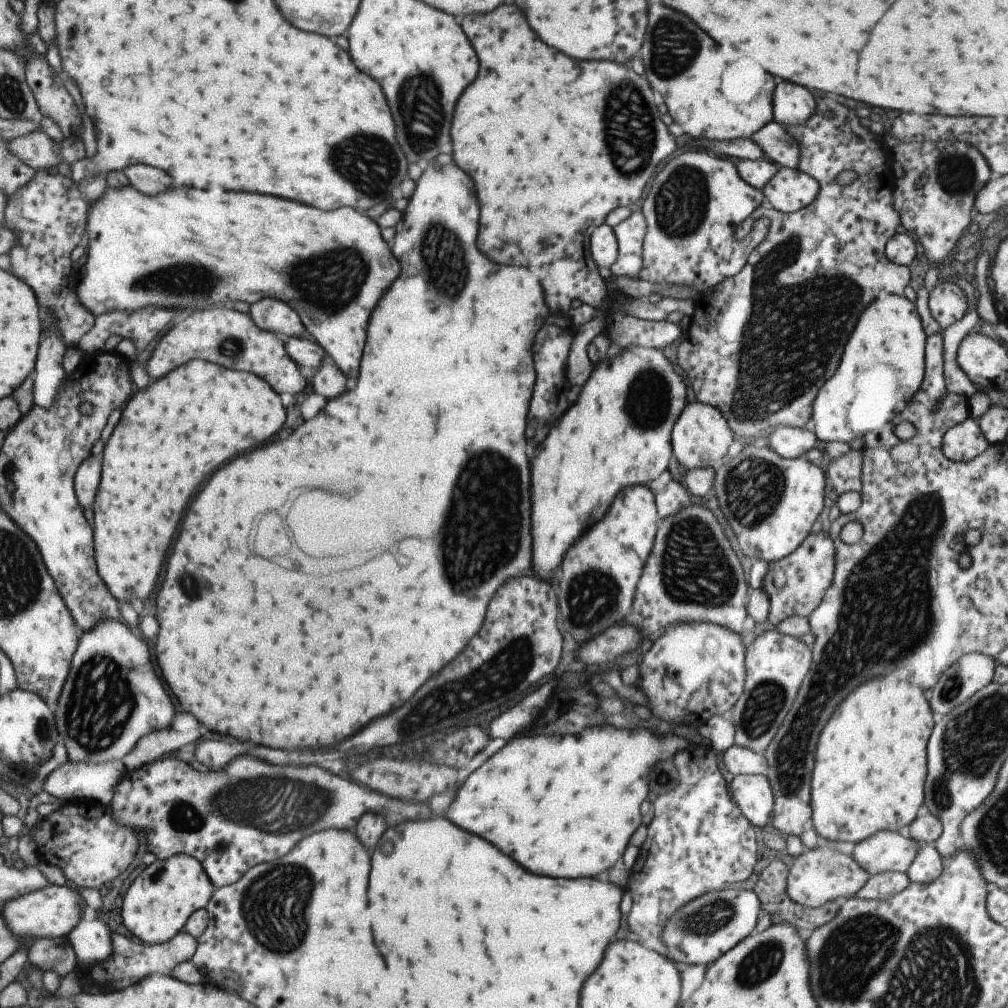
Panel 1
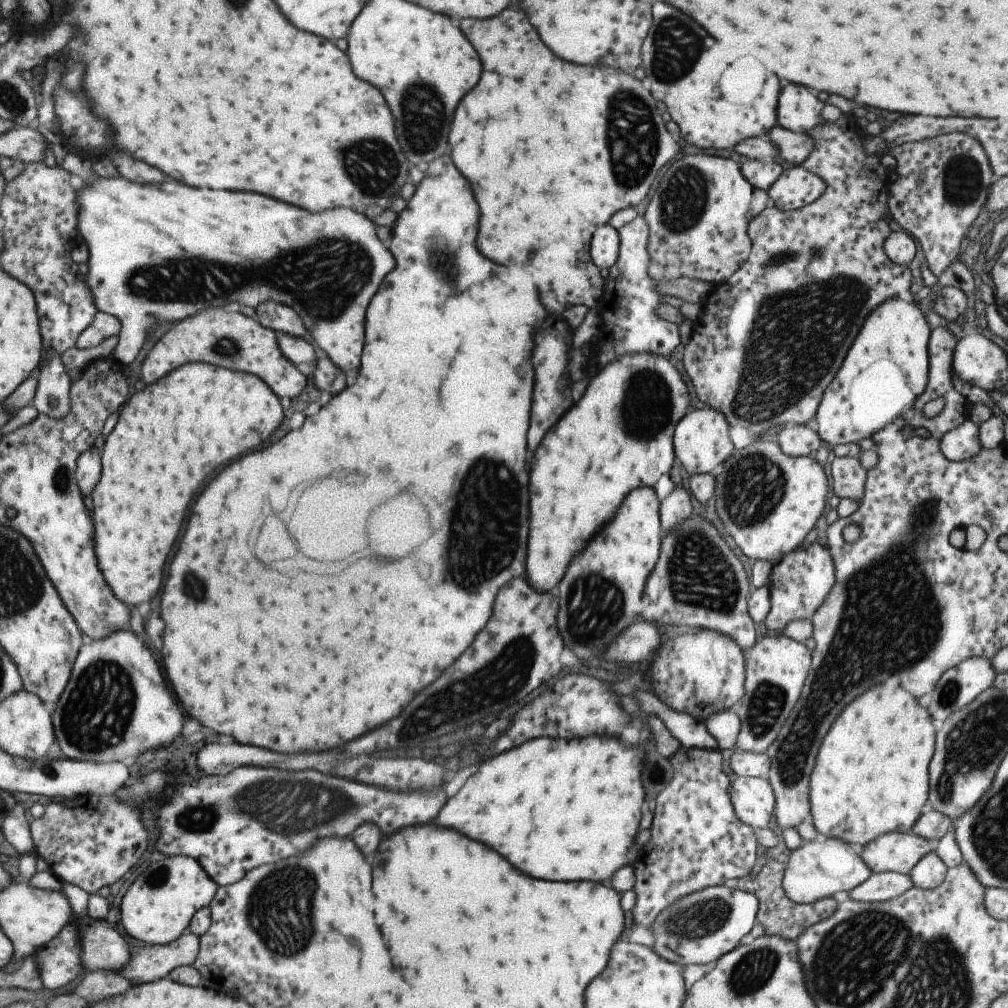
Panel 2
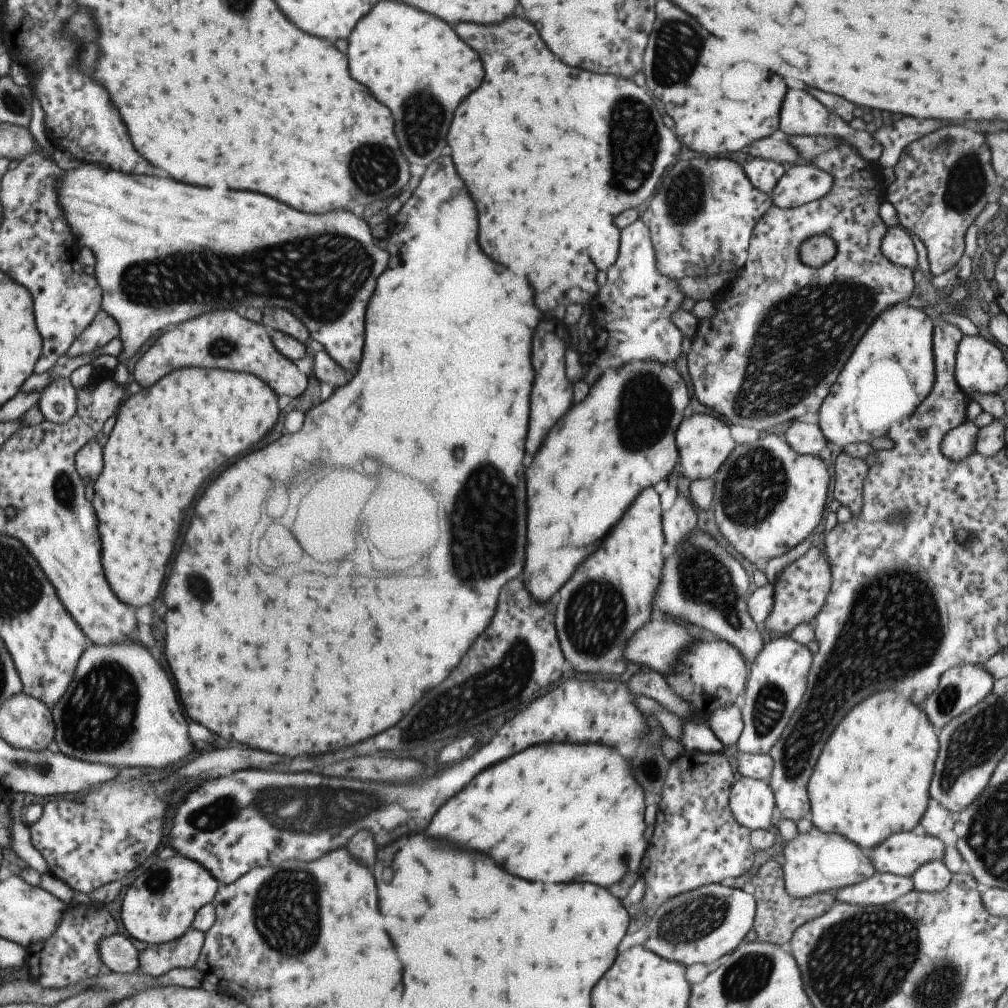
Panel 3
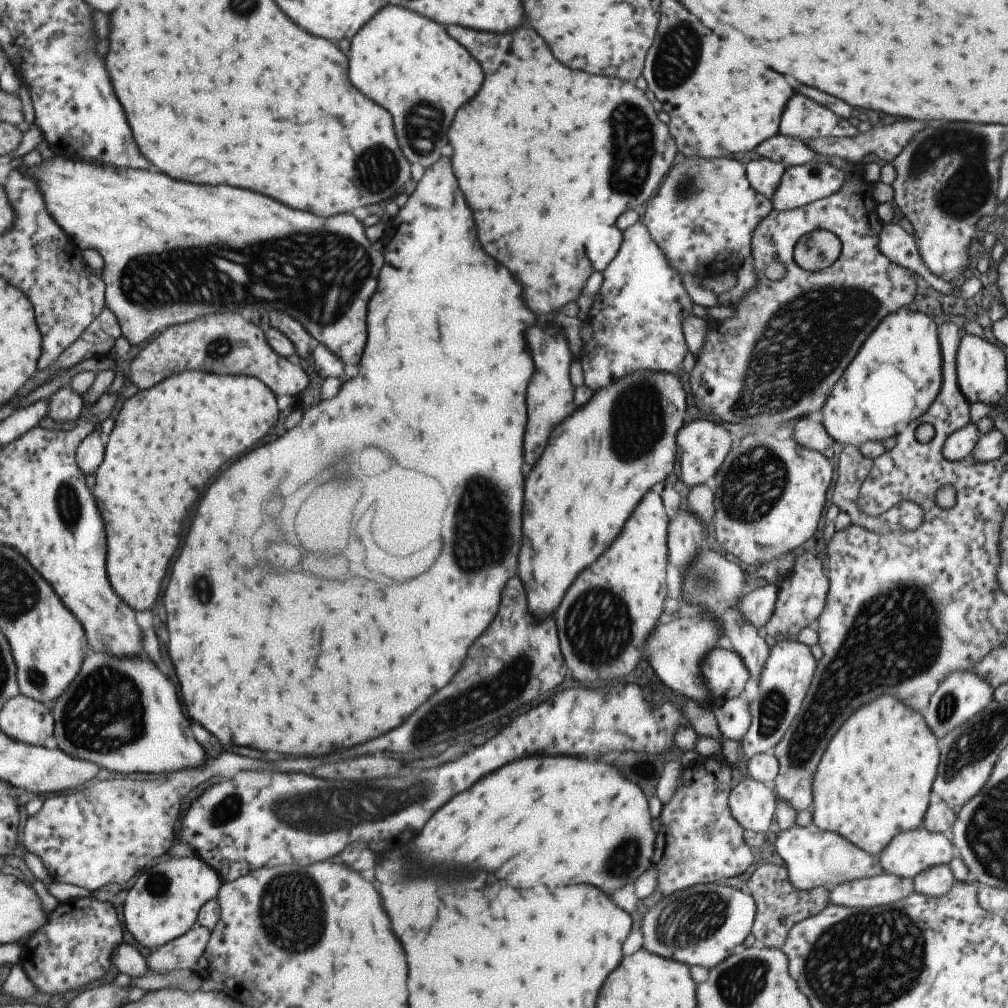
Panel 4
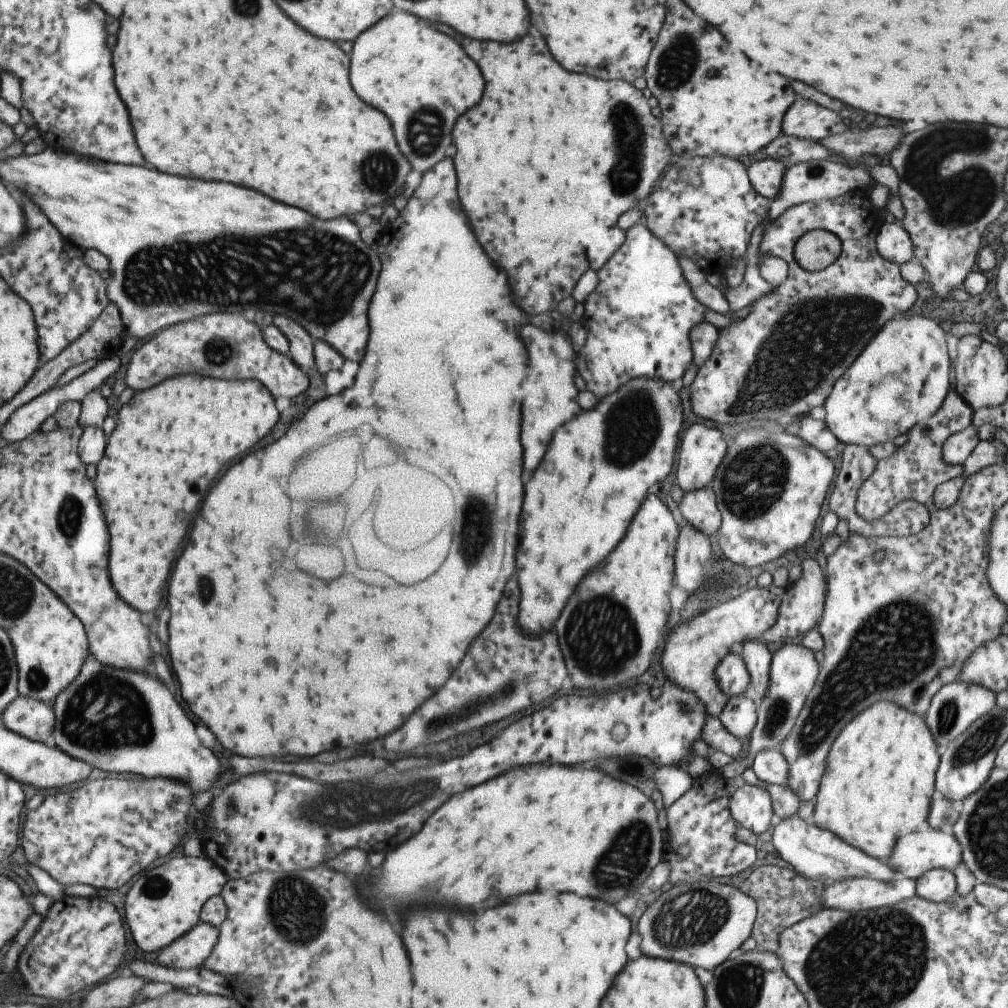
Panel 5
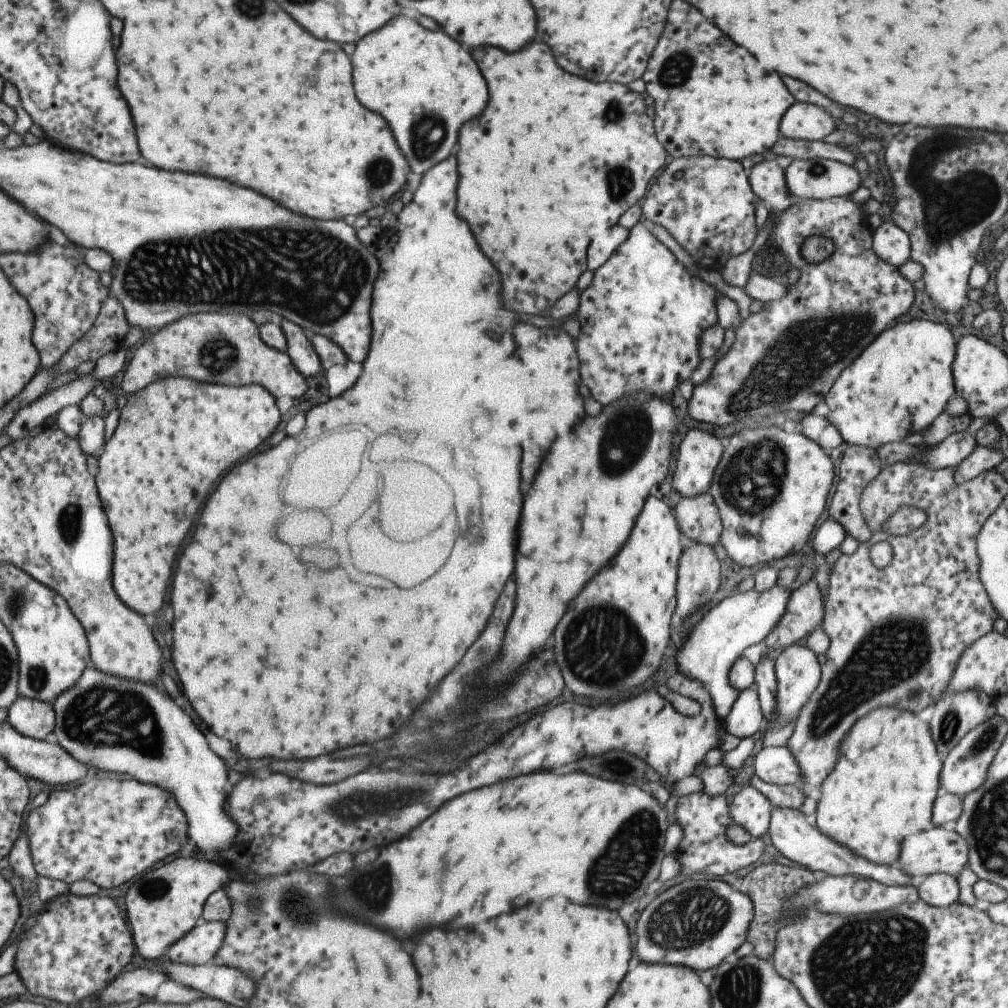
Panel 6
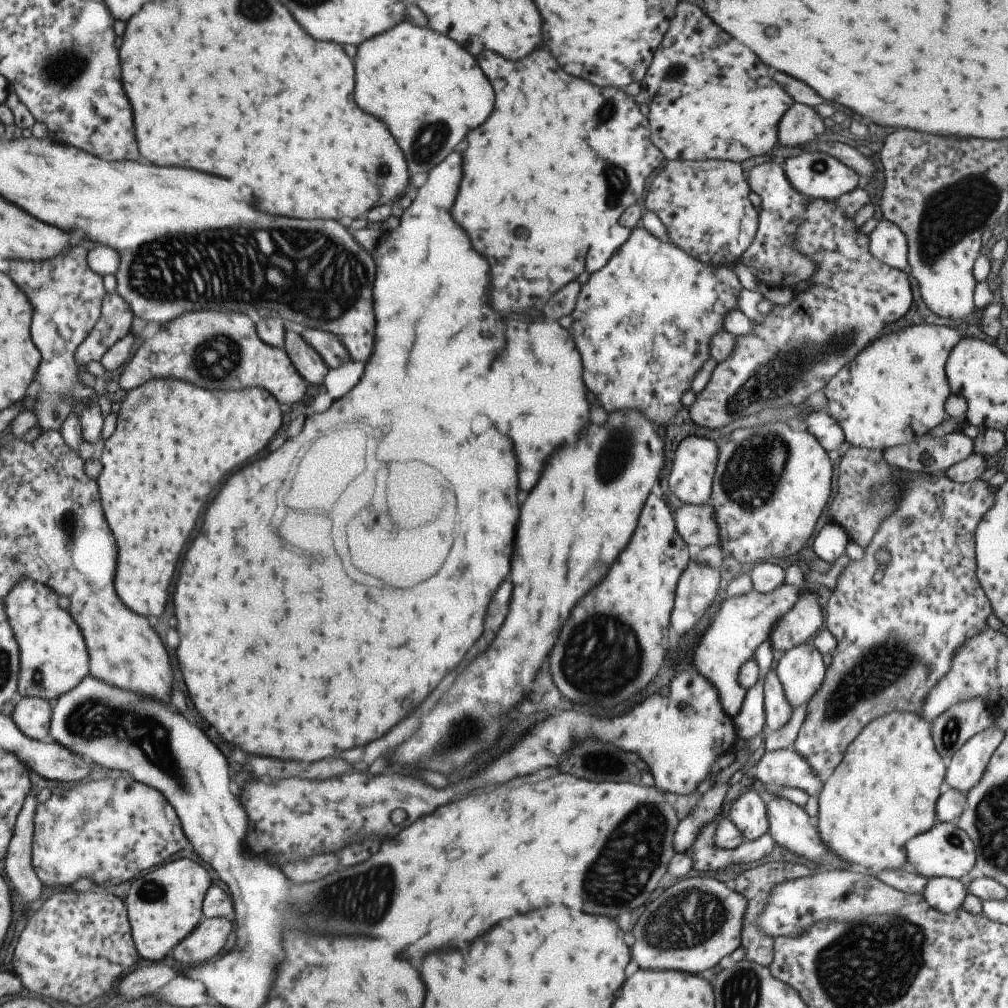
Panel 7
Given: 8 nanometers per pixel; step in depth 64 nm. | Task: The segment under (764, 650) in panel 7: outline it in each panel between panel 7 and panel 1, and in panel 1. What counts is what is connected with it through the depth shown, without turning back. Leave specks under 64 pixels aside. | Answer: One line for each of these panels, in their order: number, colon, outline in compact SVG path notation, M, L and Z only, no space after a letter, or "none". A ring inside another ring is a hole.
1: M711 716L697 730L707 742L709 750L713 750L715 754L725 752L729 746L735 744L735 722L731 722L729 716Z
2: M733 710L705 714L703 724L705 724L705 730L715 738L719 752L723 748L733 748L735 746L741 722L739 722L739 718L737 718L737 714Z
3: M733 704L725 708L719 708L719 706L709 708L705 720L713 736L723 744L723 750L727 746L737 744L739 734L743 732L743 716L739 708L735 708Z
4: M739 698L721 702L719 706L715 706L713 716L715 716L715 724L717 724L721 738L725 738L729 742L739 742L751 724L749 702L745 704Z
5: M743 694L743 696L729 698L725 702L725 706L721 708L721 712L717 714L717 718L723 724L725 732L739 738L741 742L747 742L751 730L757 724L757 712L755 710L757 708L753 706L753 702Z
6: M753 688L739 692L733 706L729 708L725 720L721 722L729 734L743 740L761 730L765 714L761 710L757 692Z

